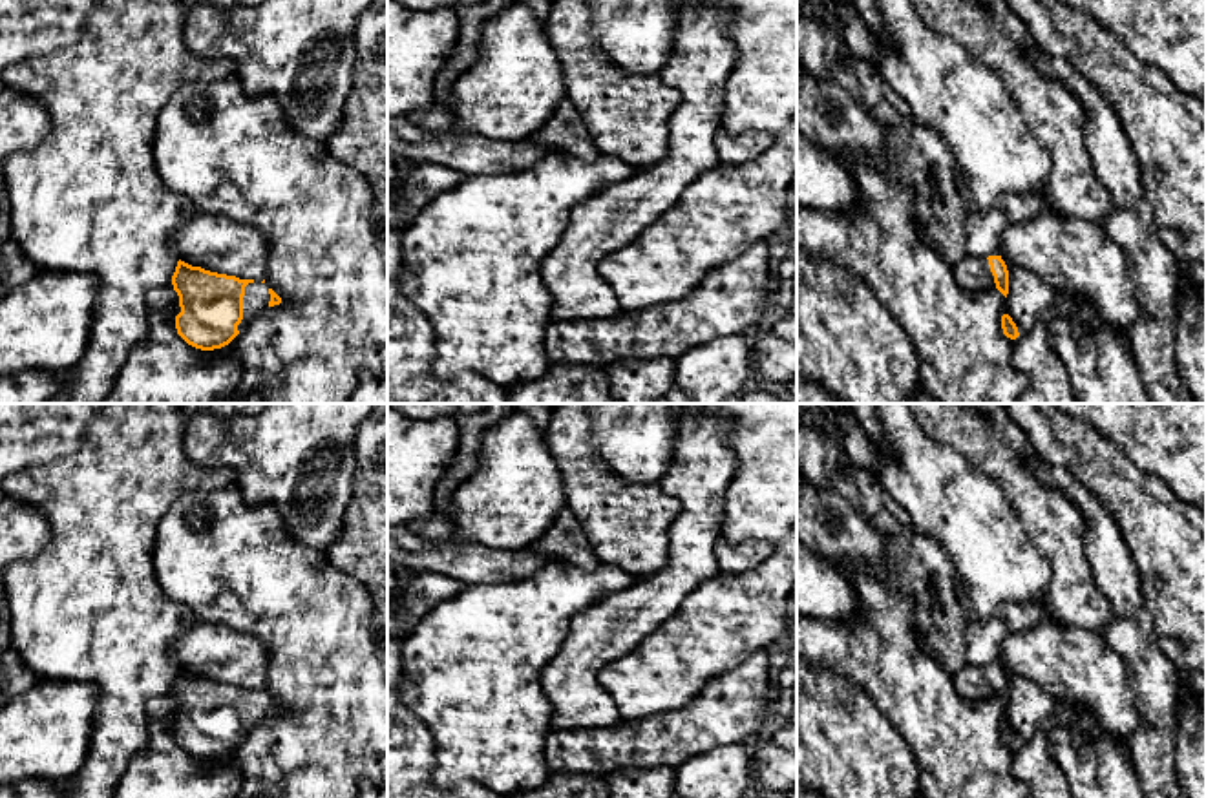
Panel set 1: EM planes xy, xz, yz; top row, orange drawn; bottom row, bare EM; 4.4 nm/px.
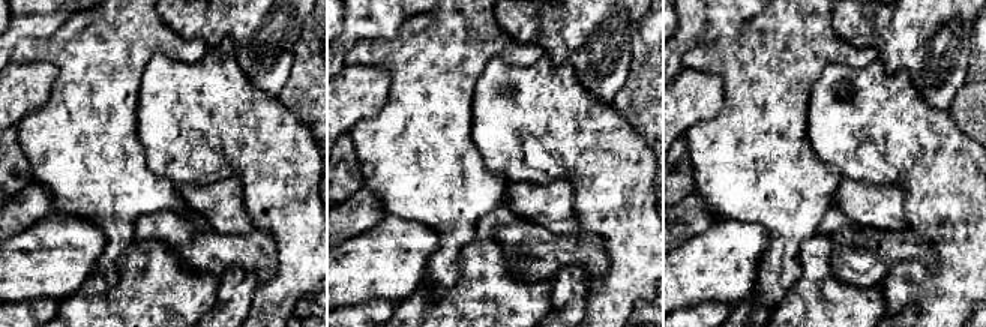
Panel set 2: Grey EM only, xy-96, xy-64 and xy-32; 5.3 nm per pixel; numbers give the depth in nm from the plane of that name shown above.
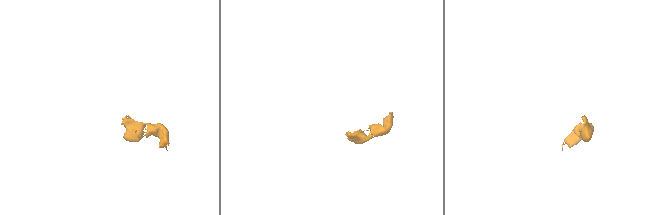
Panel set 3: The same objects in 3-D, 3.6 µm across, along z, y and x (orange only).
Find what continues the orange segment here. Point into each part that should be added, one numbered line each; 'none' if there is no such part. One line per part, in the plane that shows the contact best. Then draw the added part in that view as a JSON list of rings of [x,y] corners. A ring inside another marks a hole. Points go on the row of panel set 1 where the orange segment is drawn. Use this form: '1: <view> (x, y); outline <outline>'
1: xy (256, 298); outline [[[261,281],[249,283],[245,287],[245,296],[243,296],[243,320],[238,325],[238,331],[243,331],[245,325],[258,316],[263,309],[269,307],[270,294],[269,294],[269,285]]]

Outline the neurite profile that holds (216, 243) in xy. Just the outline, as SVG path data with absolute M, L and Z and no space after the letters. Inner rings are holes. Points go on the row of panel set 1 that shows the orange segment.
M196 212L172 239L177 257L192 267L263 281L267 243L259 230L225 215Z

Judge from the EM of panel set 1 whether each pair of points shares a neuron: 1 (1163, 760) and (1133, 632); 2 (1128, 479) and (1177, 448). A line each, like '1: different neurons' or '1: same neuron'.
1: same neuron
2: different neurons

